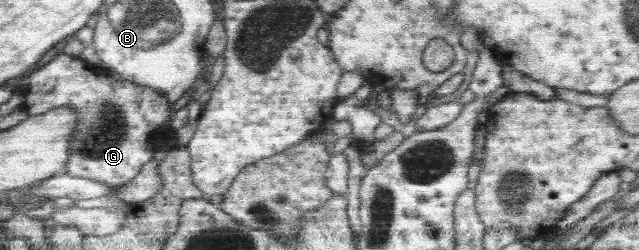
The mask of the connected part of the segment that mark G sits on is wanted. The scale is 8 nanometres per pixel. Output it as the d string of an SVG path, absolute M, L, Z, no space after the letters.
M62 51L54 59L38 70L28 74L28 87L24 93L22 109L30 116L42 115L51 109L73 107L78 110L78 131L71 137L71 160L64 168L68 175L77 178L93 179L106 185L124 185L134 180L145 164L152 160L154 135L172 115L171 104L166 96L157 94L154 88L136 85L128 80L117 80L108 71L90 66L81 58L70 57Z

